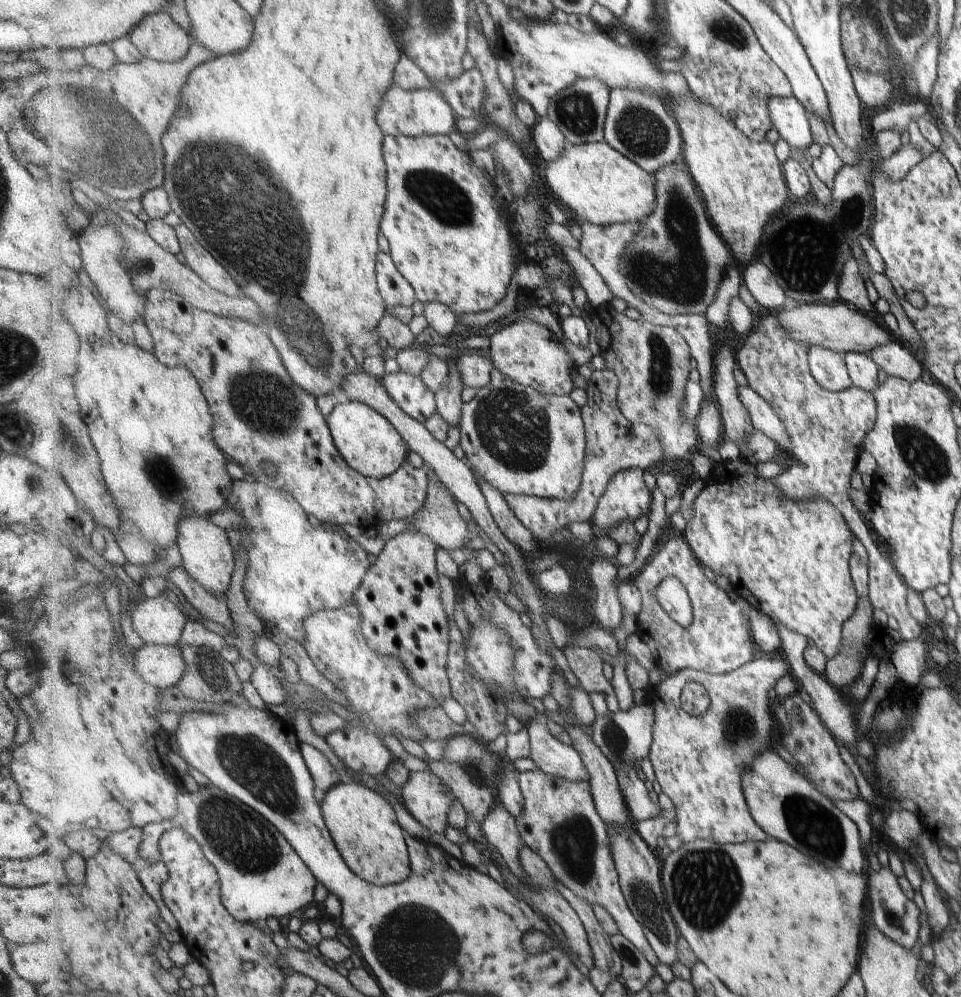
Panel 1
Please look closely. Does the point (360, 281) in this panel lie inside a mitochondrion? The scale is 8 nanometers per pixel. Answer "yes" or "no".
no

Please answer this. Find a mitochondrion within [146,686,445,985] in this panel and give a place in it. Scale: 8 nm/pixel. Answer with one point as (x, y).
(263, 777)

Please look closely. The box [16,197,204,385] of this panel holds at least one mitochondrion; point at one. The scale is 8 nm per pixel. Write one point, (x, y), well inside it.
(142, 265)

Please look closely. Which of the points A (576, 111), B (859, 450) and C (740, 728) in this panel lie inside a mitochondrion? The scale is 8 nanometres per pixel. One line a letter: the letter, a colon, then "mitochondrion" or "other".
A: mitochondrion
B: other
C: mitochondrion

